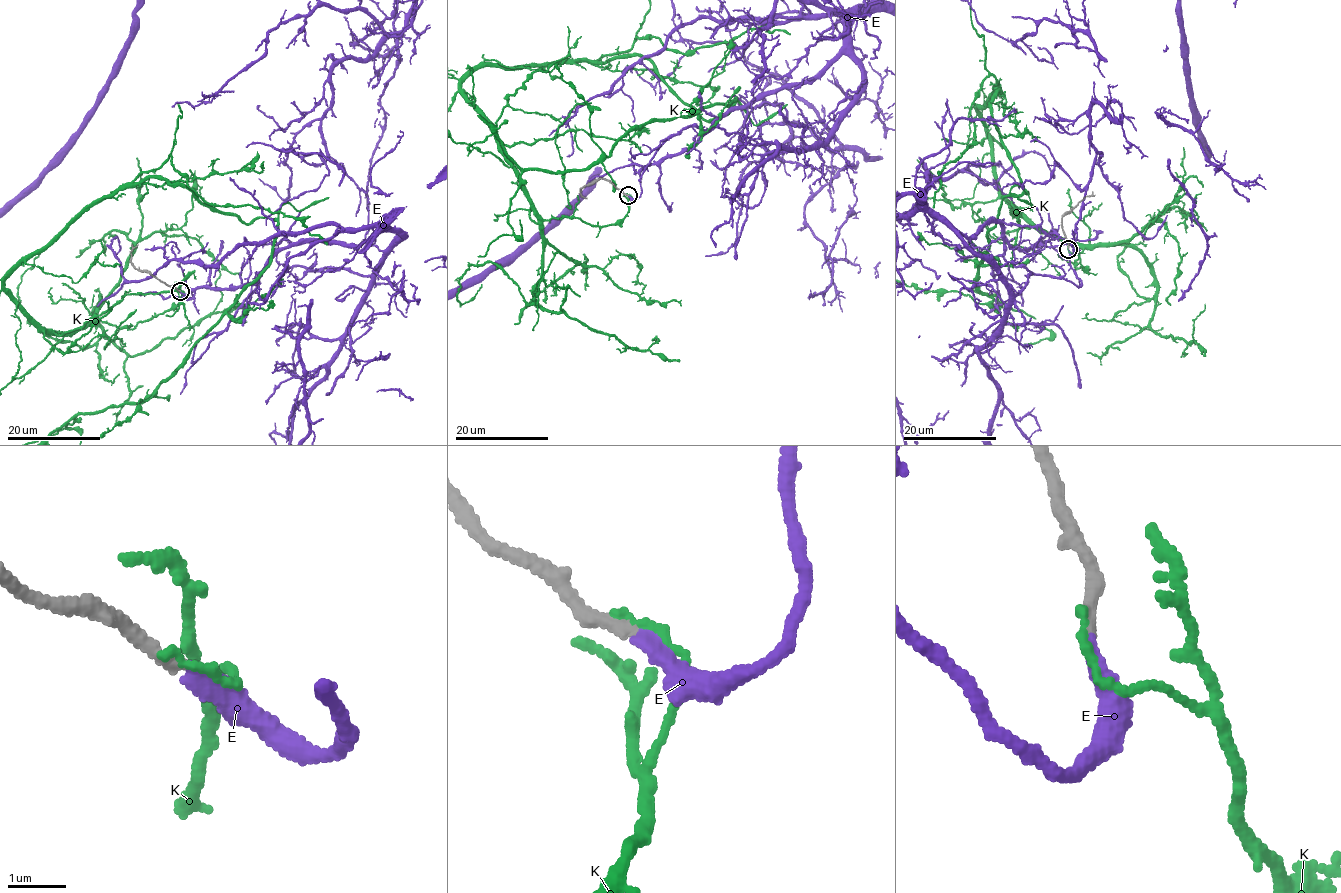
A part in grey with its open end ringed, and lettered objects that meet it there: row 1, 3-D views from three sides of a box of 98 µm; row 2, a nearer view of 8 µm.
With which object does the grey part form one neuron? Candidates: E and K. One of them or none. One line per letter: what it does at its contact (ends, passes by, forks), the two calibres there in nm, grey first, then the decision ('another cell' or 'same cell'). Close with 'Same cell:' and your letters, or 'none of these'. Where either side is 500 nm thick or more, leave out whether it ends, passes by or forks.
E: it ends; calibres 240 and 280 nm; same cell
K: it ends; calibres 280 and 130 nm; another cell
Same cell: E

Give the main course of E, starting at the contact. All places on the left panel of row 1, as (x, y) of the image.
E: (180, 290), (190, 297), (191, 288), (239, 287), (289, 247), (324, 241), (355, 245), (435, 186)

